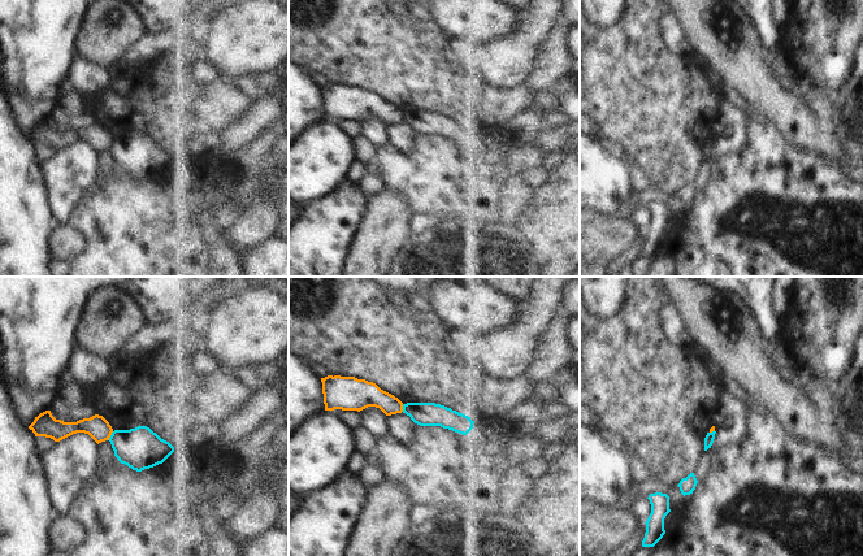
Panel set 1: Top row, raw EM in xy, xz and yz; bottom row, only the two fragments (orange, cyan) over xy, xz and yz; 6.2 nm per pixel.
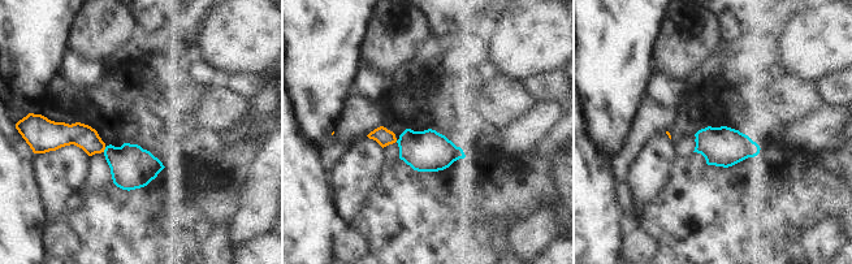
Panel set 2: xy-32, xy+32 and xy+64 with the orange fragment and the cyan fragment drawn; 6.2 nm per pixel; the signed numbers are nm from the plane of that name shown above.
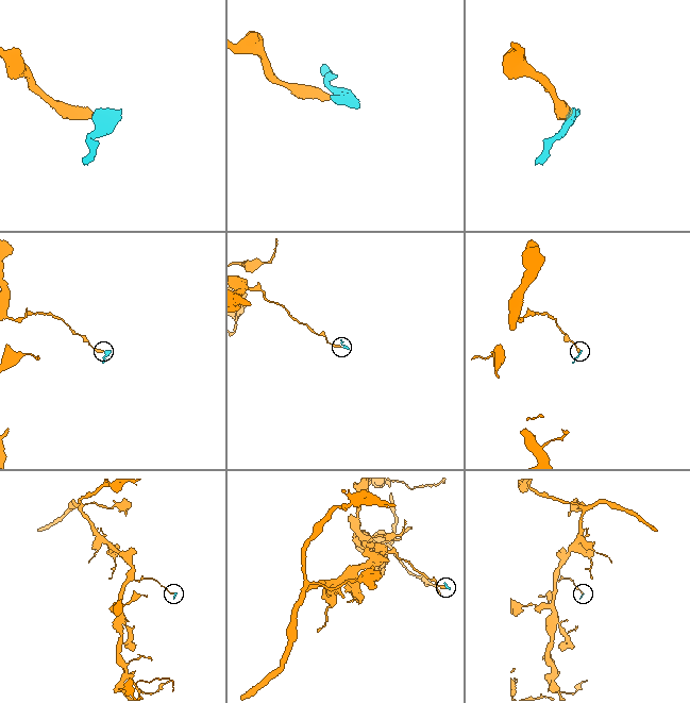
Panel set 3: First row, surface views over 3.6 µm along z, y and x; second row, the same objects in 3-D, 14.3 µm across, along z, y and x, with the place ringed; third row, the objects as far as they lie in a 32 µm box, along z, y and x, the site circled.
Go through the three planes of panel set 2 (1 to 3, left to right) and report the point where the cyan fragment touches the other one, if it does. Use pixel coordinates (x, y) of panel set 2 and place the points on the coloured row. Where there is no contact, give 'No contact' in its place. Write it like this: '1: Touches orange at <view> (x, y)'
1: Touches orange at xy-32 (104, 148)
2: No contact
3: No contact.

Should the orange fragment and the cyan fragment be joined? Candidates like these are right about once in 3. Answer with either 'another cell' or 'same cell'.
another cell

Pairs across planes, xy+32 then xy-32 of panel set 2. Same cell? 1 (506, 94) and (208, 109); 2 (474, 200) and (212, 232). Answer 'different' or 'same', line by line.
1: same
2: different

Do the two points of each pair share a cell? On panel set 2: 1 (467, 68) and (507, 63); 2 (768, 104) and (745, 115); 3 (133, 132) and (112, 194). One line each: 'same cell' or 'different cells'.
1: different cells
2: different cells
3: different cells

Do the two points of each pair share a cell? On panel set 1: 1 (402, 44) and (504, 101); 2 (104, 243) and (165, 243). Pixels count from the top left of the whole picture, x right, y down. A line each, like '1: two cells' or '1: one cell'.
1: one cell
2: one cell

